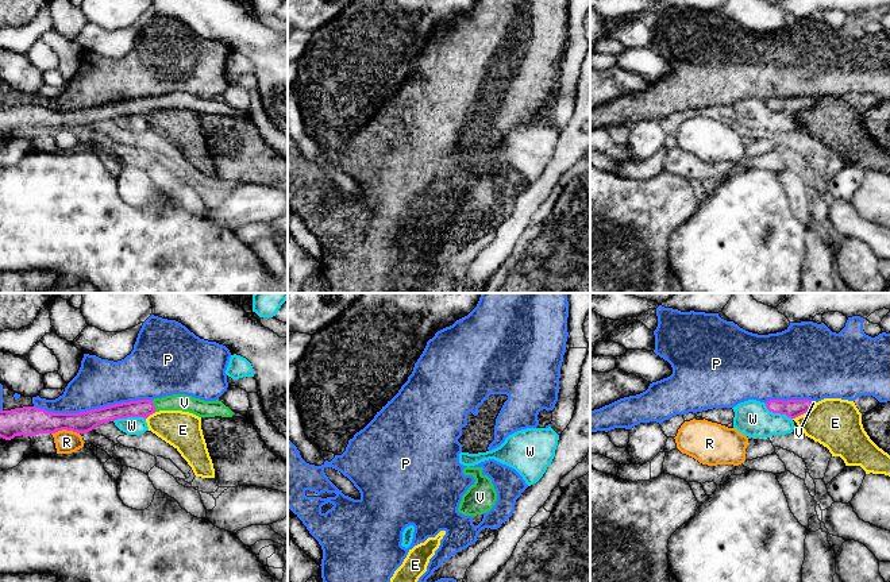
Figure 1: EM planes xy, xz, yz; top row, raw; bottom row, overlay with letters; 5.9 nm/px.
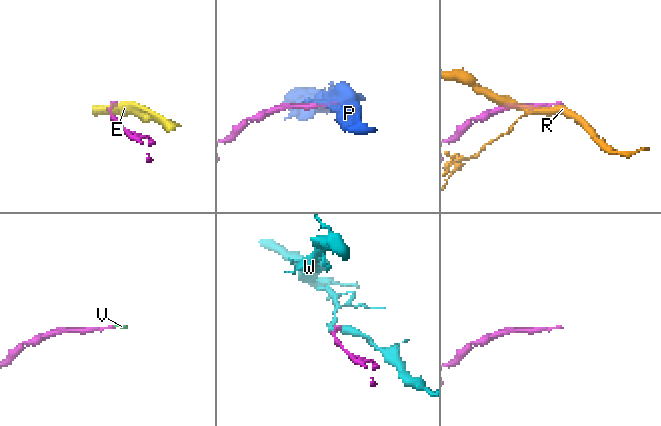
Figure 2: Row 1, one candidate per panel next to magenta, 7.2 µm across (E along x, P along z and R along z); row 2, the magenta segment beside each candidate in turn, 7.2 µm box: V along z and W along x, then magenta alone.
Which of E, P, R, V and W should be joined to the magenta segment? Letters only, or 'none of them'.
V

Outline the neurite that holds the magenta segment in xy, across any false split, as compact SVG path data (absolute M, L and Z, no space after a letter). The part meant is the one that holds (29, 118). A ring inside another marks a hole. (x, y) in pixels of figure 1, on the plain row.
M173 92L154 97L138 97L108 103L80 111L53 111L35 104L0 108L0 135L11 138L15 134L32 134L55 131L66 127L86 131L103 120L127 115L143 115L159 108L182 108L199 115L242 115L246 112L232 109L221 99L204 99L186 92Z

